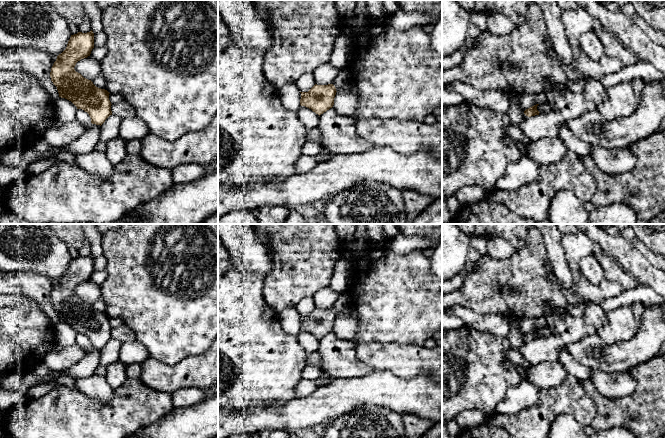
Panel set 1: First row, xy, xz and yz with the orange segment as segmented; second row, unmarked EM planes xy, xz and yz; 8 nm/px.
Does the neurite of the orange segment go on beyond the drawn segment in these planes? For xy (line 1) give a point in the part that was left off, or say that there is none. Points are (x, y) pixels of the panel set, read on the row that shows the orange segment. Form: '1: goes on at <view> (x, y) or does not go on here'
1: does not go on here

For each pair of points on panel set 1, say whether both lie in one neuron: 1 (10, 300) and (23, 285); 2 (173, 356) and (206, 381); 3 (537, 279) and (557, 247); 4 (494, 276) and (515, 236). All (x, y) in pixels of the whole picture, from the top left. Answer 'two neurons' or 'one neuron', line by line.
1: two neurons
2: two neurons
3: two neurons
4: two neurons

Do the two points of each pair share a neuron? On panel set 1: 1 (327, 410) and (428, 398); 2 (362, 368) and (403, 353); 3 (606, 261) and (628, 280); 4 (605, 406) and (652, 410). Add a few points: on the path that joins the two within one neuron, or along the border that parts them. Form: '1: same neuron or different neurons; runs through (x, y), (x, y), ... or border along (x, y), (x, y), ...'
1: same neuron; runs through (352, 395), (403, 395)
2: different neurons; border along (356, 345), (356, 356), (374, 369)
3: same neuron; runs through (611, 266), (623, 278)
4: same neuron; runs through (617, 410), (640, 410)

